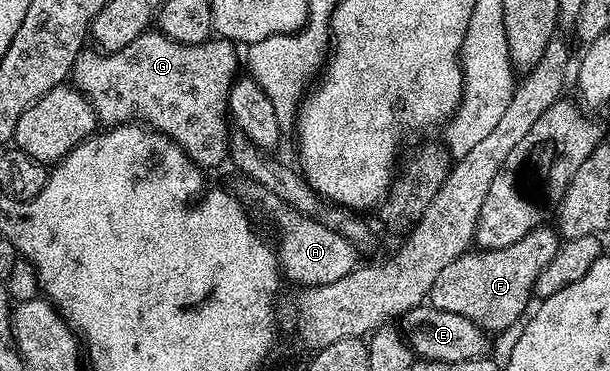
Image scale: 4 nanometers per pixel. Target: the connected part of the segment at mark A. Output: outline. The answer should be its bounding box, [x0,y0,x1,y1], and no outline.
[235,178,359,288]

